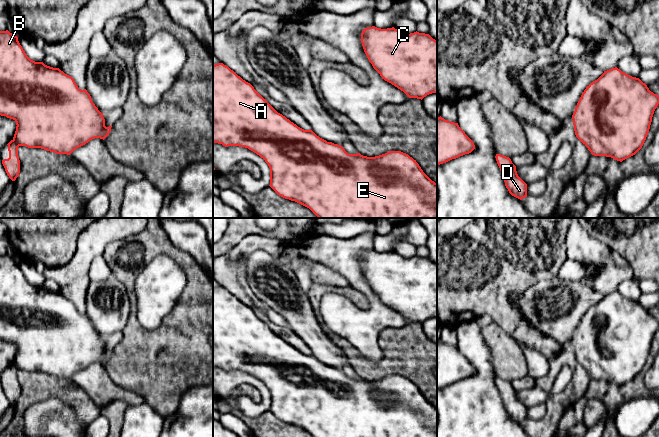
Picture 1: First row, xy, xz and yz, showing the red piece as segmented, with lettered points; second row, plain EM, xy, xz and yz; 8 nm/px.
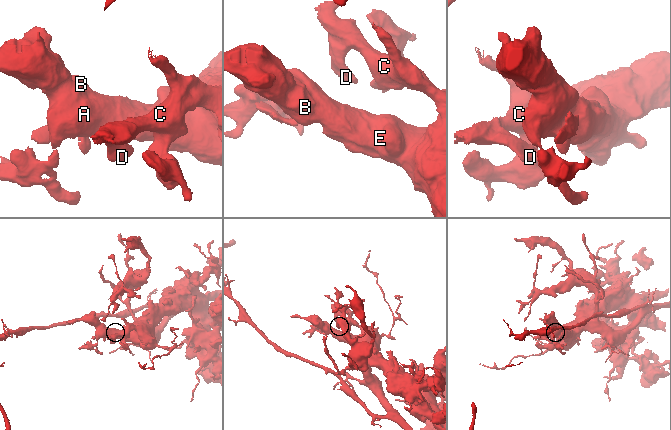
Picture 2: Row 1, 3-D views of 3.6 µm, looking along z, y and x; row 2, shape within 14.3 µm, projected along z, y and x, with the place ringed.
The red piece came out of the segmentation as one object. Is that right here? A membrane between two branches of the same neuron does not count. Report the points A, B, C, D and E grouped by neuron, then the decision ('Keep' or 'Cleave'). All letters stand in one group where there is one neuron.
Groups: A / B C D E. Cleave

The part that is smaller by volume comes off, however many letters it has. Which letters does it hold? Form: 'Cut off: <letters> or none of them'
Cut off: A

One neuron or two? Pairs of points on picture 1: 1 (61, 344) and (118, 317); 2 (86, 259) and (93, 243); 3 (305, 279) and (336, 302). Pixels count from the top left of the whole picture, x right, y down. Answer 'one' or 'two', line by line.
1: two
2: one
3: two

